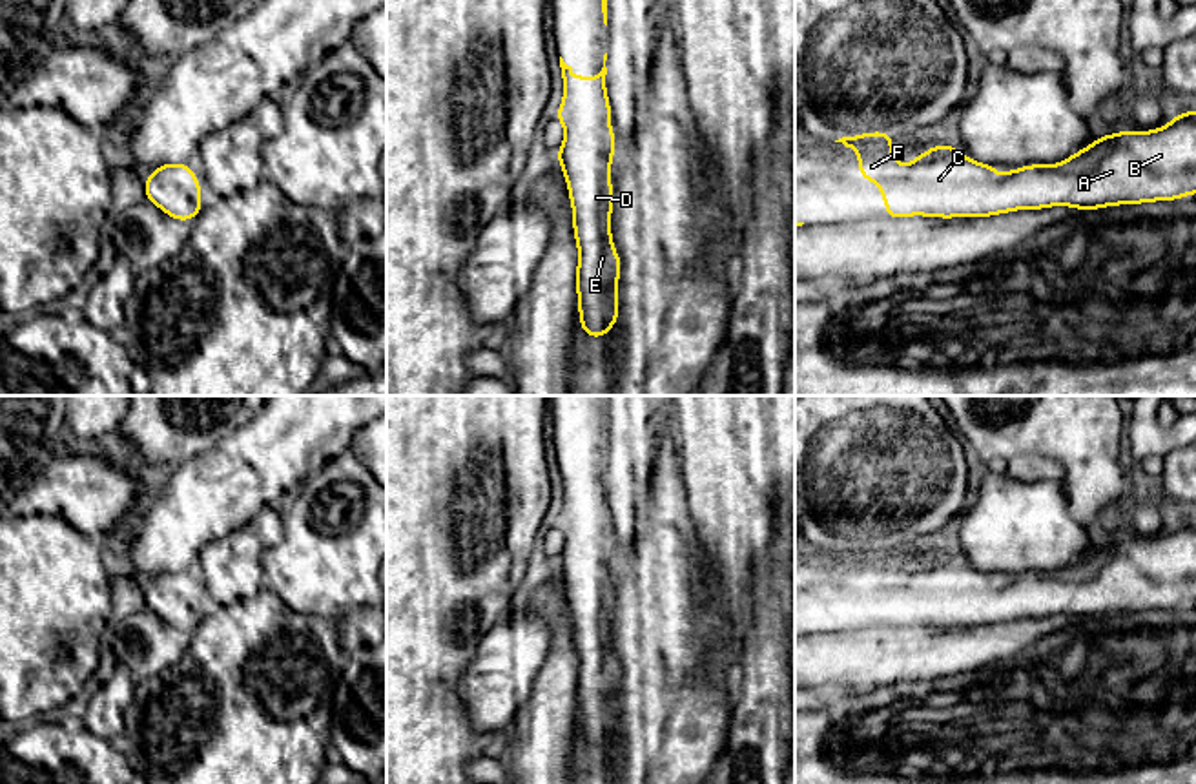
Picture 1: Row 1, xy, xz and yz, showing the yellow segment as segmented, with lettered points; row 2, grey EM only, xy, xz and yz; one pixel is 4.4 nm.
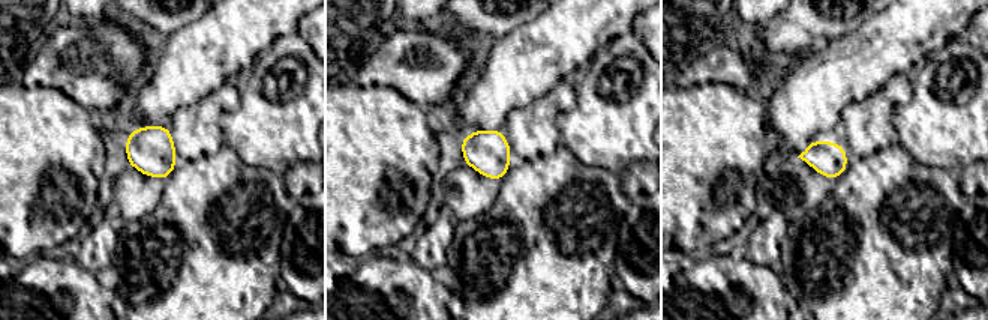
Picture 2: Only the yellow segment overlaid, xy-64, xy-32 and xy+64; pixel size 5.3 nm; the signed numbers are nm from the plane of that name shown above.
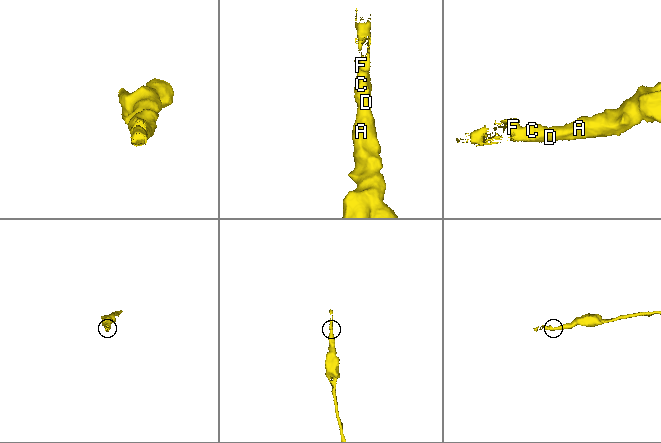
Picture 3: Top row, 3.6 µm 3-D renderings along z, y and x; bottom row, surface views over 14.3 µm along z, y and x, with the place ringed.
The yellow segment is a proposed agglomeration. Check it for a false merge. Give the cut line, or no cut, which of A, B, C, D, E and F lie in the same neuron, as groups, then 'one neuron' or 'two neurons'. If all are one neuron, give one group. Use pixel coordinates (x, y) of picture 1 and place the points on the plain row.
no cut; A B C D E F; one neuron

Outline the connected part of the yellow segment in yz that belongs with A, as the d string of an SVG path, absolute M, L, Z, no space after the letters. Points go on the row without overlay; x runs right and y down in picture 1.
M1196 518L1181 520L1170 531L1150 540L1118 540L1098 545L1092 552L1067 565L1057 573L1028 573L995 582L994 573L975 571L959 562L952 552L939 552L917 563L910 573L899 573L893 563L893 547L886 540L859 542L842 545L846 556L853 556L859 567L859 582L862 589L879 594L886 614L884 625L902 627L921 625L994 625L1016 618L1045 618L1052 614L1070 614L1081 620L1099 618L1105 614L1143 613L1158 609L1178 609L1196 602Z

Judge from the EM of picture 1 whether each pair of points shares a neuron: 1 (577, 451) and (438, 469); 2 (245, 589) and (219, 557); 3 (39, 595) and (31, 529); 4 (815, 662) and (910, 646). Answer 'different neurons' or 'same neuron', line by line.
1: different neurons
2: same neuron
3: same neuron
4: same neuron

